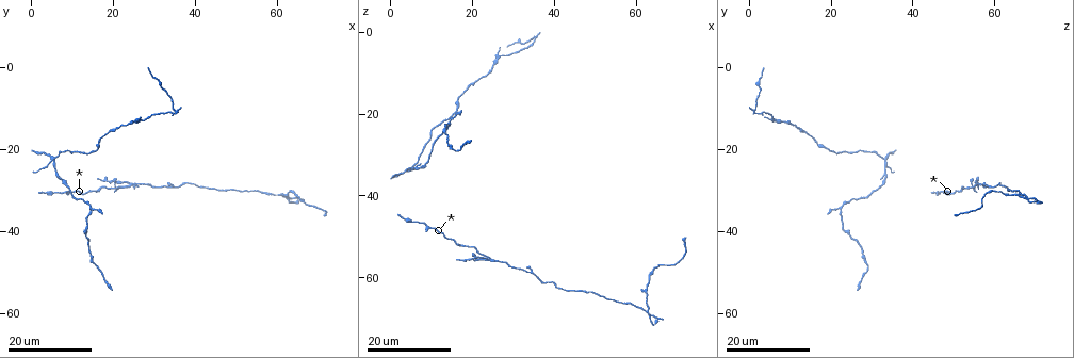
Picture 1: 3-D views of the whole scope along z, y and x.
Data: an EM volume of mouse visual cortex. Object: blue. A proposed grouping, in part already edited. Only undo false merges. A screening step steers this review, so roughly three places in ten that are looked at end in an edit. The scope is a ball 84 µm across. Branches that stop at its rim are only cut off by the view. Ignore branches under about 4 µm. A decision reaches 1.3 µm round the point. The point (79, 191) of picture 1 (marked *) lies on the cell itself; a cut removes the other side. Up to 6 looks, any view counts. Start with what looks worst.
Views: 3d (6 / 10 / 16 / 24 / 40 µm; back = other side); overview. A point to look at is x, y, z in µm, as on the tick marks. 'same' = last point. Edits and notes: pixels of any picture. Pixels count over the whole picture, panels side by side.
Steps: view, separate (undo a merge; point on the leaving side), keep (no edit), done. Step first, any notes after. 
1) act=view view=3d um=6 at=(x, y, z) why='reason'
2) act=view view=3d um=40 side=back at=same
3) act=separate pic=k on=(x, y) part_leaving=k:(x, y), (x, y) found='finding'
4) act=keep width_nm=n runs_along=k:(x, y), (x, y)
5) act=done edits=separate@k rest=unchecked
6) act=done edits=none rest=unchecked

act=view view=3d um=16 at=(25.0, 28.0, 55.5) why='arms part here'

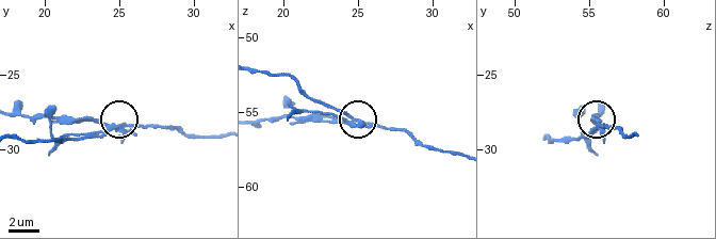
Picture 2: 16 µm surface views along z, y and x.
act=view view=3d um=6 at=(24.2, 28.4, 55.8)

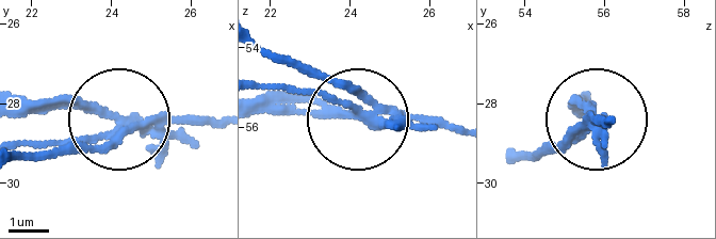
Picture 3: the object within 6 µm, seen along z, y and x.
act=view view=3d um=6 side=back at=(24.30, 28.45, 55.75) why='from behind'

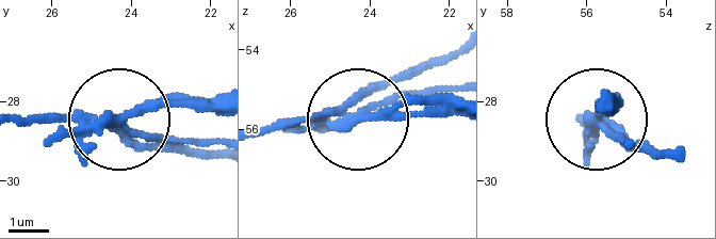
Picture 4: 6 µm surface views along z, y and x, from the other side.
act=separate pic=4 on=(157, 110) part_leaving=4:(107, 123), (215, 102) found='a second cell is stuck on'

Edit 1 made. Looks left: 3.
act=view view=3d um=16 at=(5.0, 22.5, 33.5)

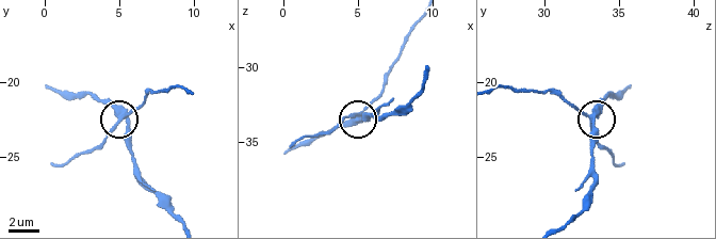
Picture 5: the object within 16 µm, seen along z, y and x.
act=view view=3d um=6 at=(5.6, 22.6, 33.4)

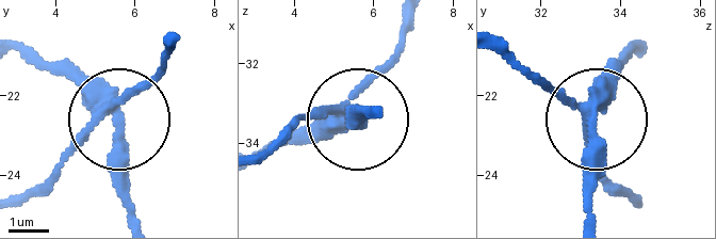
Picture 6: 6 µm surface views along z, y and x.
act=view view=3d um=6 side=back at=(5.55, 22.65, 33.35)

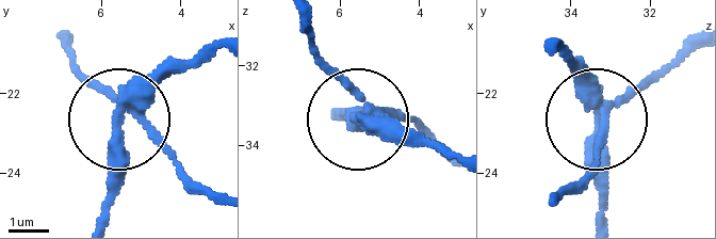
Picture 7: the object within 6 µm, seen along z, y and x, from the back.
act=separate pic=7 on=(174, 153) width_nm=290 part_leaving=7:(607, 109), (696, 51) found='a second cell is stuck on'

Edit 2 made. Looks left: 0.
act=done edits=separate@4,separate@7 rest=unchecked

